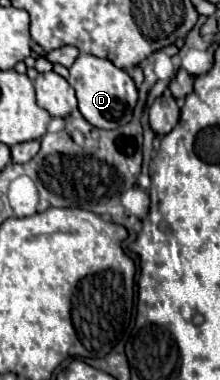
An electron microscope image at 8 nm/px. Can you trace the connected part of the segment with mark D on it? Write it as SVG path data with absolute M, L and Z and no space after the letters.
M81 53L69 69L69 85L75 89L81 115L99 129L117 129L131 121L137 103L137 87L127 71L115 67L109 59Z

